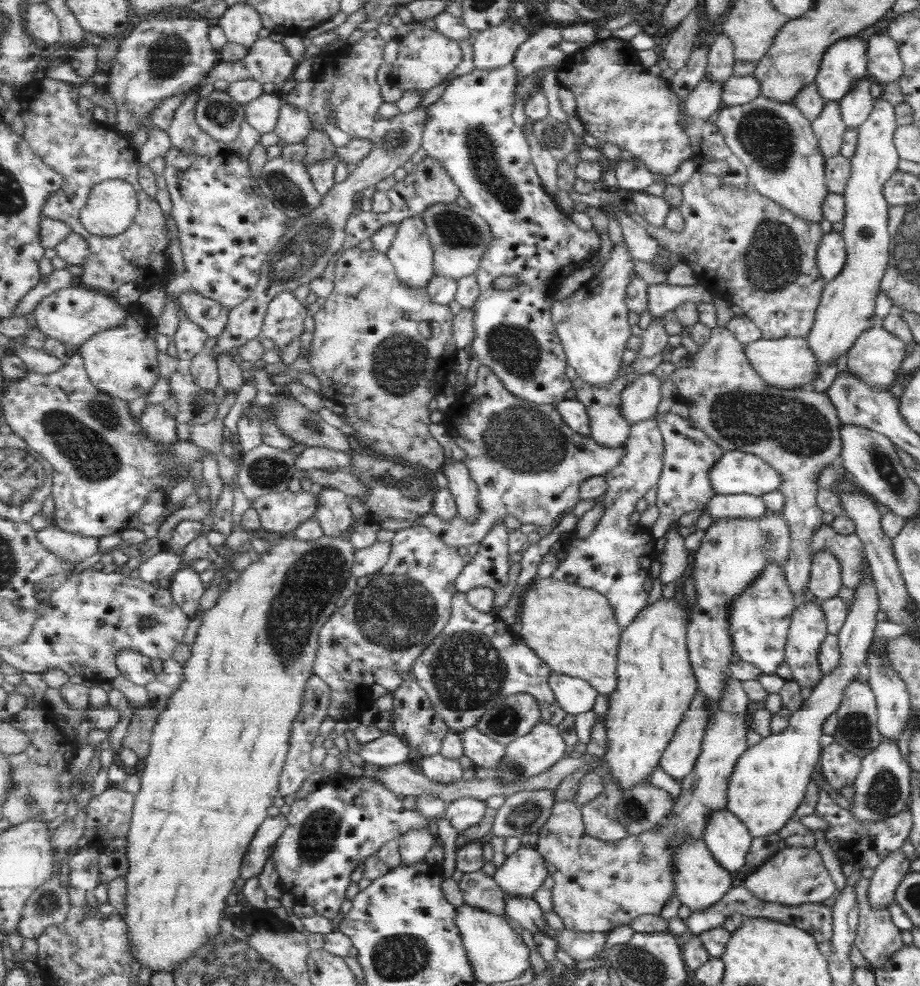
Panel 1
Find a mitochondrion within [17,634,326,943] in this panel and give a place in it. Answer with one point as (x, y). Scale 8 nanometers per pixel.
(47, 903)

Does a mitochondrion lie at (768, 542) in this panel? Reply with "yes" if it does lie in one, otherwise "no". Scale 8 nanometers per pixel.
yes

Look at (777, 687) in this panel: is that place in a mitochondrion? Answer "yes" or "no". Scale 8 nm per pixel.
no

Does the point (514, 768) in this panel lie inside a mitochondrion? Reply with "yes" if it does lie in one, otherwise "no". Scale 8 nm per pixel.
yes

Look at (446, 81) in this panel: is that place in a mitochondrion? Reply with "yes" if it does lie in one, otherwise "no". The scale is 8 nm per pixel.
no

